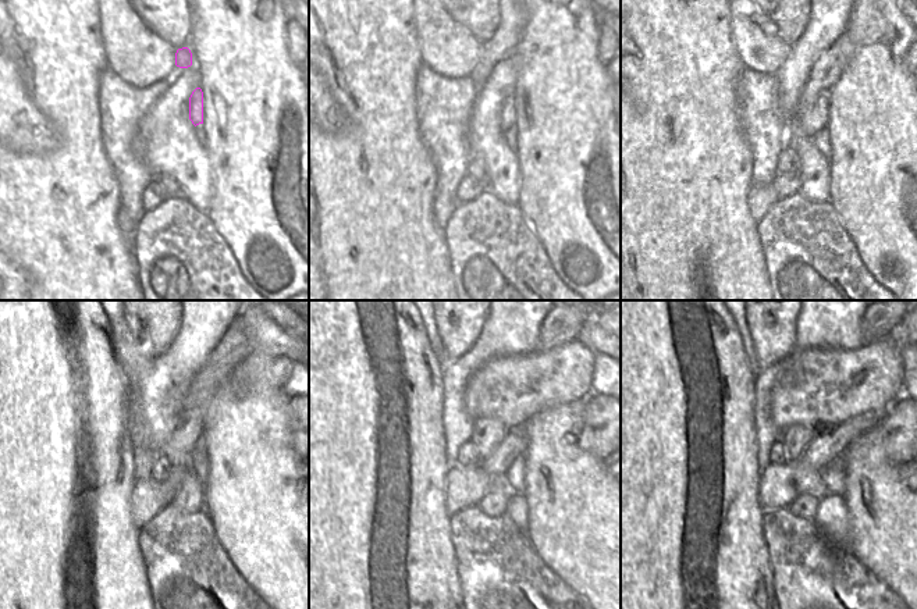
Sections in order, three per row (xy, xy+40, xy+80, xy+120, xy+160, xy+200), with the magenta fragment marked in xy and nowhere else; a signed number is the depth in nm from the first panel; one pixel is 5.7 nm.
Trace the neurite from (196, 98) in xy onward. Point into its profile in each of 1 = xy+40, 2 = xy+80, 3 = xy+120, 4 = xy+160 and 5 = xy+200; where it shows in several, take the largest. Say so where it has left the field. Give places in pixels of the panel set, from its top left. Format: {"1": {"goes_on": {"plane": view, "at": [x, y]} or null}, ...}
{"1": {"goes_on": {"plane": "xy+40", "at": [508, 106]}}, "2": {"goes_on": {"plane": "xy+80", "at": [811, 120]}}, "3": {"goes_on": {"plane": "xy+120", "at": [188, 430]}}, "4": {"goes_on": {"plane": "xy+160", "at": [487, 434]}}, "5": {"goes_on": {"plane": "xy+200", "at": [796, 440]}}}

